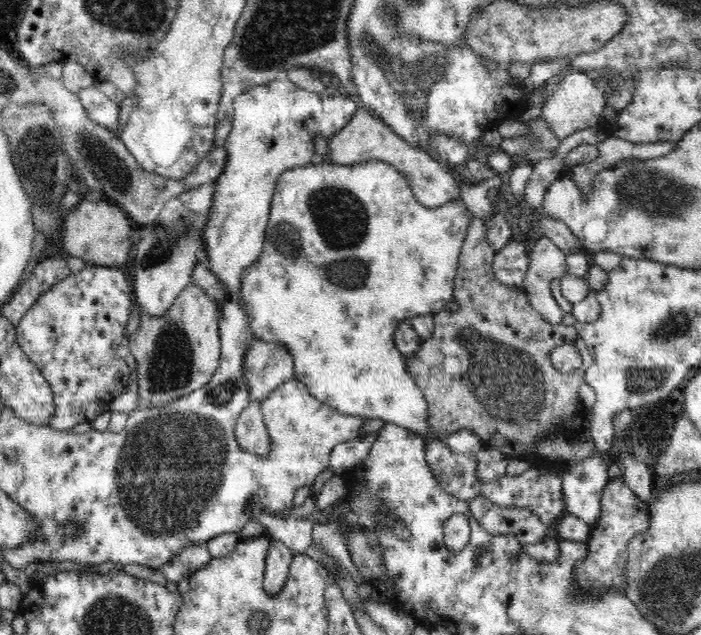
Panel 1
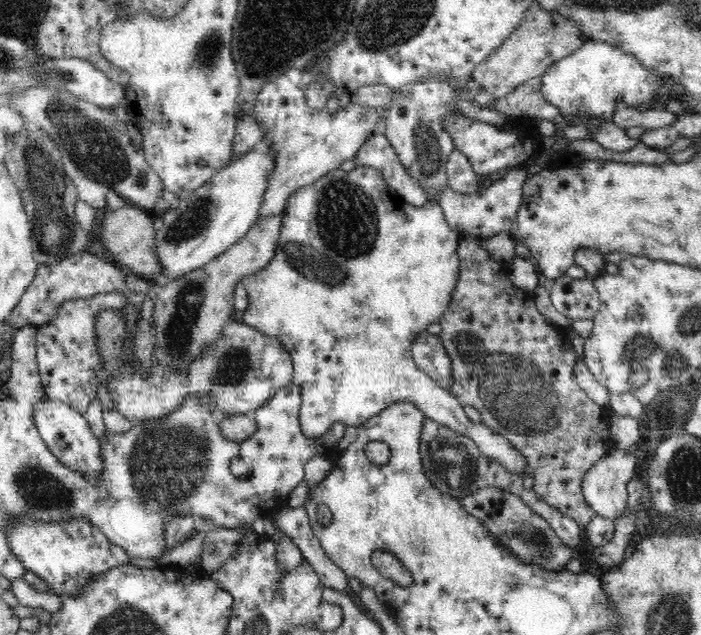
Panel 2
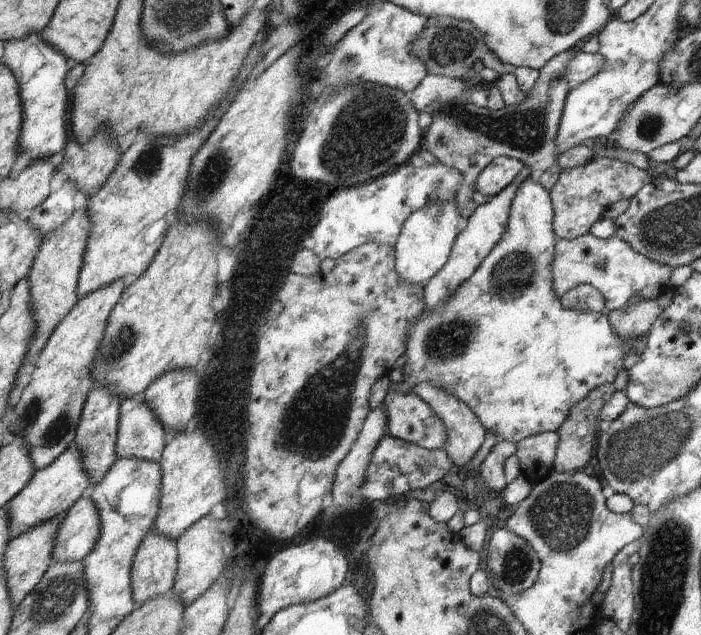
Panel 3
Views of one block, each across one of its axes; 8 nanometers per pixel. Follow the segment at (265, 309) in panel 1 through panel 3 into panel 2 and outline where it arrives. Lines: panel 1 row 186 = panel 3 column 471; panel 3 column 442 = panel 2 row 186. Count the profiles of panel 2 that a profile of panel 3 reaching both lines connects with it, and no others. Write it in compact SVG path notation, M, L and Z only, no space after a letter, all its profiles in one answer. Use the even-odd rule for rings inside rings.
M357 166L350 172L344 172L338 169L334 172L328 172L328 175L316 180L314 184L302 187L296 190L283 210L282 228L280 228L280 238L276 243L276 252L272 260L258 272L243 276L239 282L244 285L246 293L250 298L248 306L237 317L242 323L263 332L264 334L278 339L287 347L288 354L293 360L293 383L301 387L301 408L299 412L299 423L302 433L306 437L320 437L328 432L329 428L335 422L343 422L347 426L358 427L364 424L368 418L380 414L392 404L404 404L409 402L415 404L424 415L424 418L435 420L442 426L447 426L450 430L470 438L480 449L483 455L494 459L499 464L504 465L508 472L516 473L522 476L522 472L533 470L529 468L527 460L513 446L512 443L498 435L494 430L488 428L485 424L474 424L466 416L464 406L460 401L451 395L448 390L440 386L433 378L430 378L425 372L422 372L413 359L411 346L415 336L426 330L428 324L438 323L442 318L443 312L450 305L453 293L459 279L459 242L462 238L460 233L456 233L445 220L443 208L437 202L427 201L424 206L405 205L402 203L388 187L386 180L376 168L372 166Z

